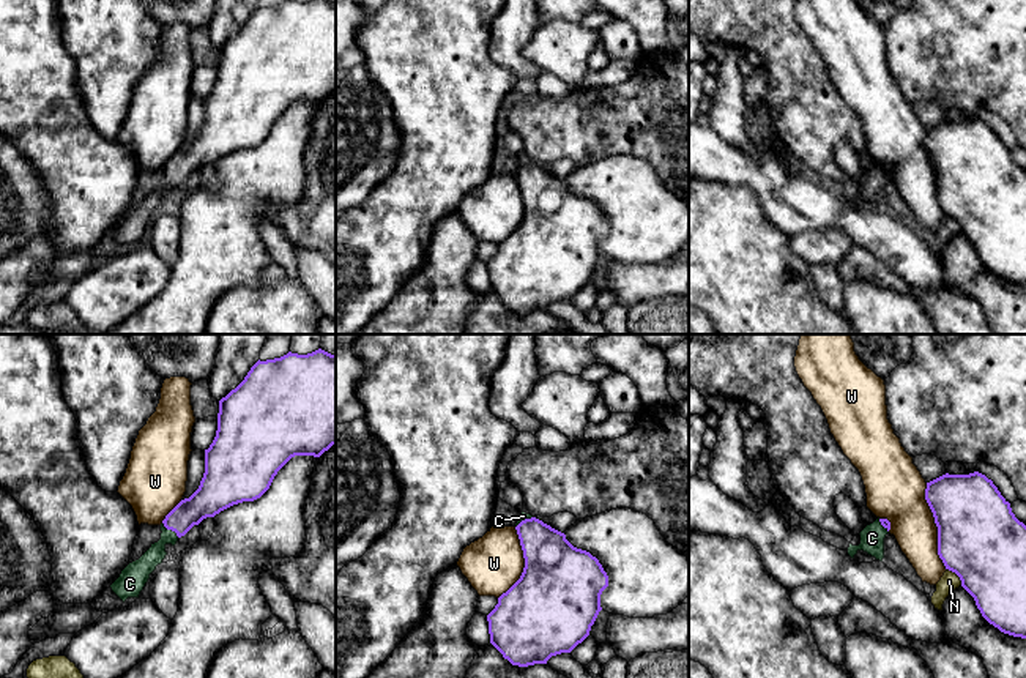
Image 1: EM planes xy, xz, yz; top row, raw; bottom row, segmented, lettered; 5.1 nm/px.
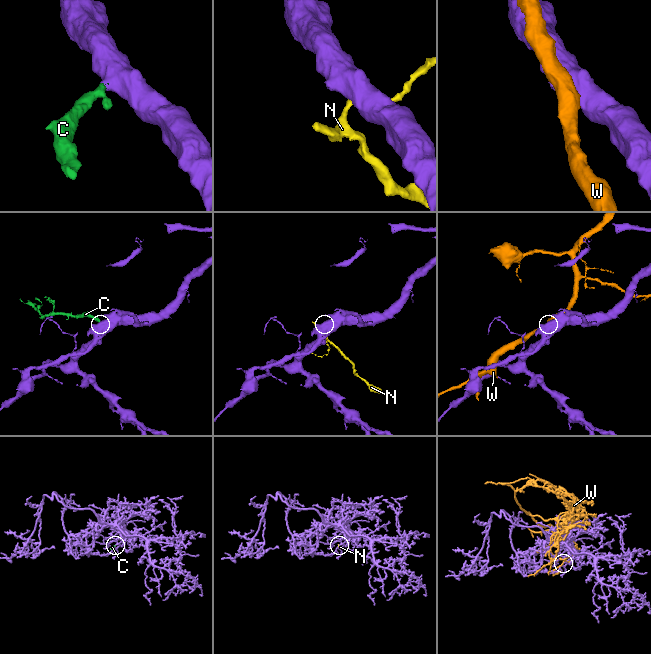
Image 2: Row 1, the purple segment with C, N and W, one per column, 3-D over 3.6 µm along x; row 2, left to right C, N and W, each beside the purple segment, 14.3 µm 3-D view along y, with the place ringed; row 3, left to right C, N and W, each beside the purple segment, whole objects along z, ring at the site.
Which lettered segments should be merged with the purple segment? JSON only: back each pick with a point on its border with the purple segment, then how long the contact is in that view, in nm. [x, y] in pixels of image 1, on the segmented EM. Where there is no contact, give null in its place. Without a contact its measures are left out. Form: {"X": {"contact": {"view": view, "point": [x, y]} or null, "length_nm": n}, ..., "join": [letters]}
{"C": {"contact": {"view": "xy", "point": [170, 528]}, "length_nm": 120}, "join": ["C"]}

